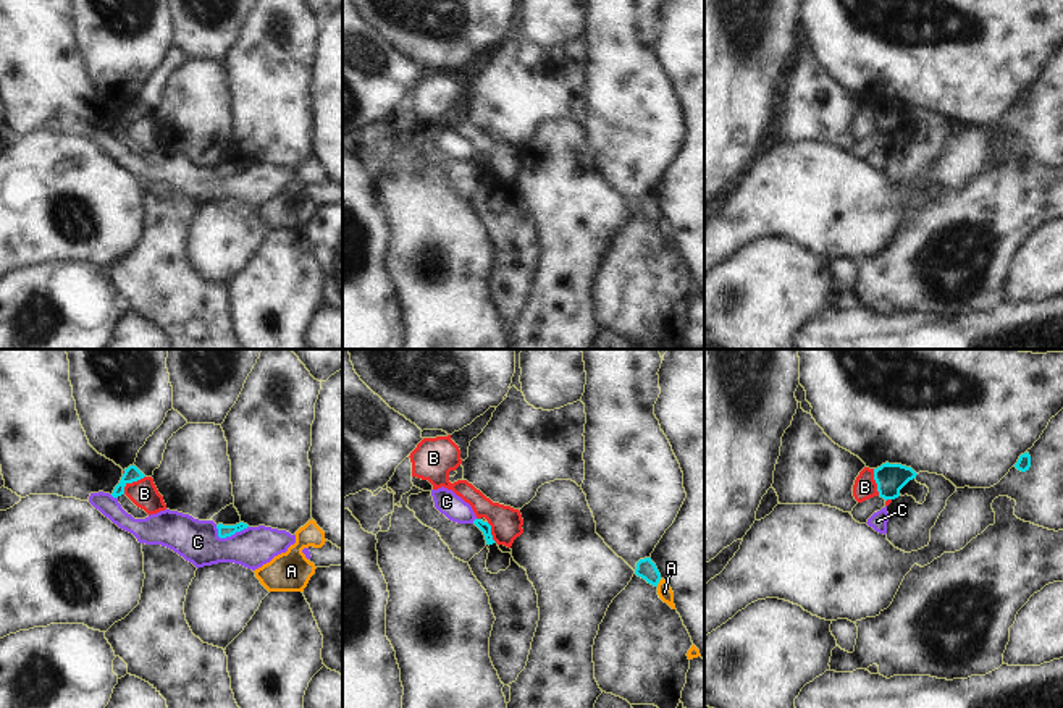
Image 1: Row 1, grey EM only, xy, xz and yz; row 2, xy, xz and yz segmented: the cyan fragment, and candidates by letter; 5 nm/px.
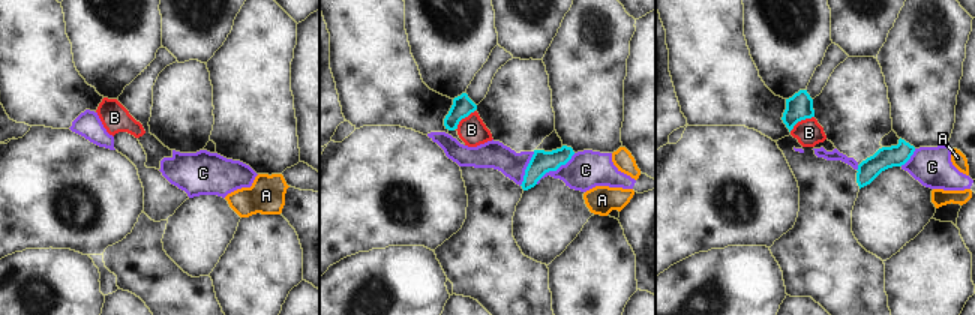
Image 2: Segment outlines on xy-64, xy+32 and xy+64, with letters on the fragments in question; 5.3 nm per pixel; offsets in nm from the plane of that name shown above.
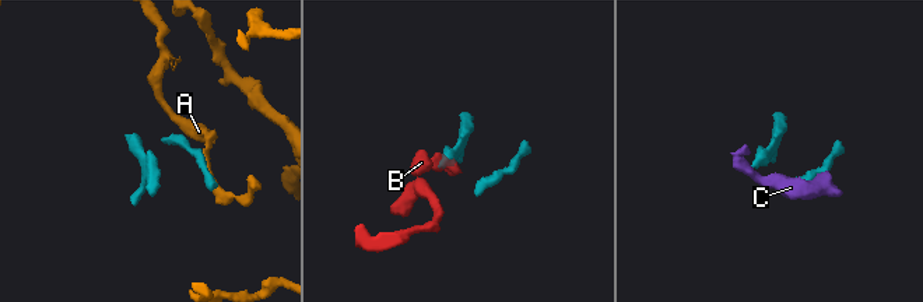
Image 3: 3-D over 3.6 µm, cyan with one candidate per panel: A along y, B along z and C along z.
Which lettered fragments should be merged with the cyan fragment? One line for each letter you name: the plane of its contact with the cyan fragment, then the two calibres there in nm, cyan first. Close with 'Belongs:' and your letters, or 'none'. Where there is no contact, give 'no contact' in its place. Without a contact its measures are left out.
Belongs: none

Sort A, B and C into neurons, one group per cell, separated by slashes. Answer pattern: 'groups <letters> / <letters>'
groups A / B / C

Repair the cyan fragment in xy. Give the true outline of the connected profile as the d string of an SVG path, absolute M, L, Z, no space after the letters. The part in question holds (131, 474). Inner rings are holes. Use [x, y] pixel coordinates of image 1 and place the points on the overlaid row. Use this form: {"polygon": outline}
{"polygon": "M129 466L128 469L124 469L124 474L120 480L120 483L115 487L111 496L118 499L118 503L121 504L121 508L131 514L134 519L145 519L149 517L149 514L137 508L126 495L124 495L124 487L128 483L137 482L141 478L144 478L145 475L136 467L136 466Z"}

